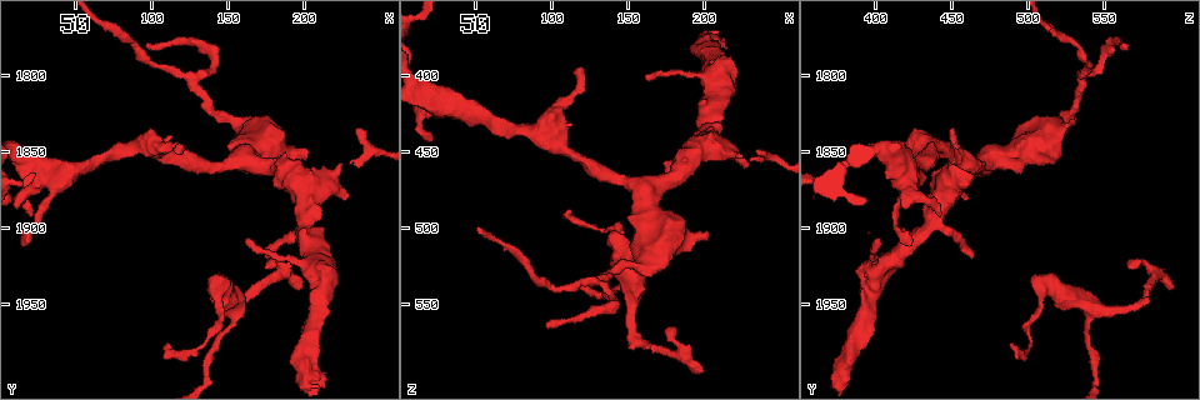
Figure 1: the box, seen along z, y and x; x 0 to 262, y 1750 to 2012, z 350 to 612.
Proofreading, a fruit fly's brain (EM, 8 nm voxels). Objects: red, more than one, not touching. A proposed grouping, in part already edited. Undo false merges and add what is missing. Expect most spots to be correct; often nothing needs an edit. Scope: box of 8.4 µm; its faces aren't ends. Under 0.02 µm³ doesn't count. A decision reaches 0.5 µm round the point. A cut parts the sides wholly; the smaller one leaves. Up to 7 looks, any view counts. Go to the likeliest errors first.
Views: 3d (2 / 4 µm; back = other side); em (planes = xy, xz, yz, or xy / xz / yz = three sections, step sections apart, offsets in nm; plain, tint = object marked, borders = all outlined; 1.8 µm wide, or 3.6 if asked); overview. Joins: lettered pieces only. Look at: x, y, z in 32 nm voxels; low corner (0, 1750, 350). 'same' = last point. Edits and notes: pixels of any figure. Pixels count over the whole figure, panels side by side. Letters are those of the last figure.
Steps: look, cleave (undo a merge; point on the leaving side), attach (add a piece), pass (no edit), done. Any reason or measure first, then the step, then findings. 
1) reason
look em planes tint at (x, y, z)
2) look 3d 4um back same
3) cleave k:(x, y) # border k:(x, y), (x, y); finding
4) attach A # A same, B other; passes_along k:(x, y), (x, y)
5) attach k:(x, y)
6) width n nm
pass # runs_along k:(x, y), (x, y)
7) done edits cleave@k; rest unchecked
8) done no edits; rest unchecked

free end
look em yz step 16 borders at (176, 1924, 566)

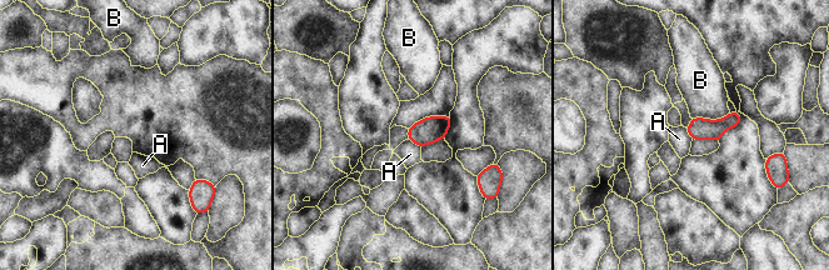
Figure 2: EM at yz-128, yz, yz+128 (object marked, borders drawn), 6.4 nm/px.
width 140 nm
pass # A other, B other; border 2:(408, 139), (420, 148); none of them fits

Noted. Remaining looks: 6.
an open end
look 3d 4um at (120, 1846, 394)

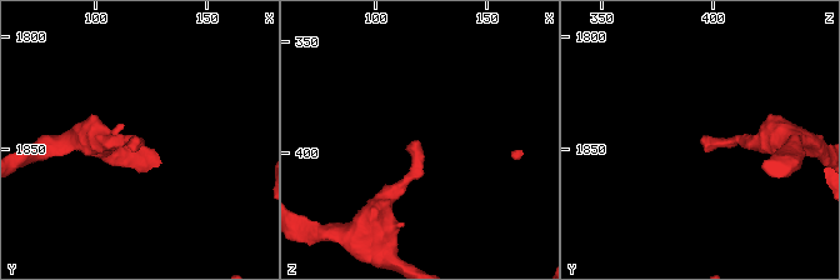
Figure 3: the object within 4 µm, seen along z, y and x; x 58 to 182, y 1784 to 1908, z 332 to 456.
look em 3.6um planes borders at (118, 1845, 395)

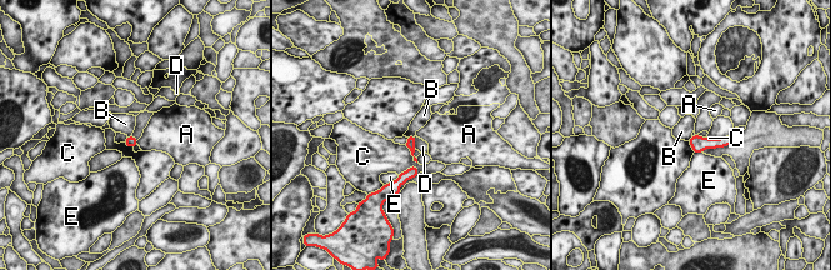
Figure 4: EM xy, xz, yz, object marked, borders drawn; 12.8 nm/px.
pass # A other, B other, C other, D other, E other; border 4:(414, 135), (408, 138); no lettered piece goes on from it

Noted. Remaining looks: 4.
an open end
look 3d 2um at (20, 1892, 444)

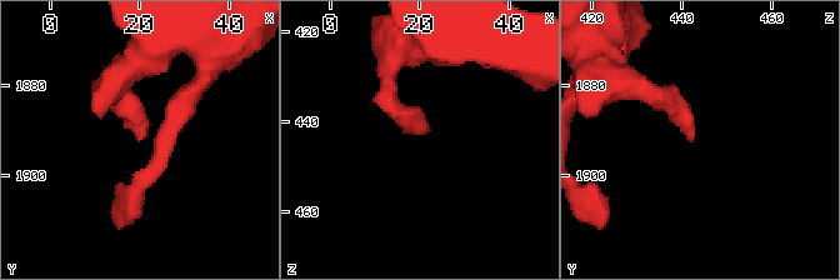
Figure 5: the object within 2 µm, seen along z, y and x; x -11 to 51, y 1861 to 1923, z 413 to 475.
look em xy step 8 tint at (20, 1892, 442)

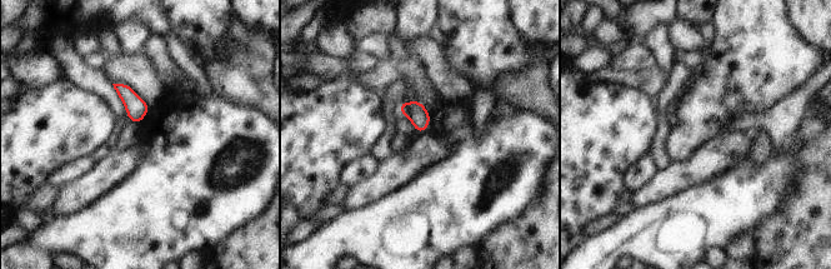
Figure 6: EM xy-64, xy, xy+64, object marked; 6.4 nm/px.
look em planes borders same

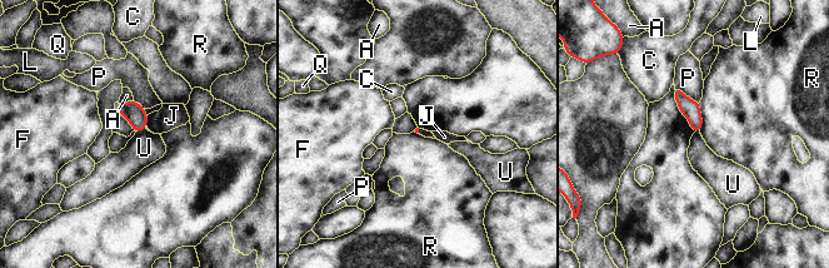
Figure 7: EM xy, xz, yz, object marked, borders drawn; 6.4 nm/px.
pass # A other, C other, F other, J other, L other, P other, Q other, R other, U other; border 7:(145, 128), (135, 133); no lettered piece goes on from it

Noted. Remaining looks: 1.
done no edits; rest unchecked

